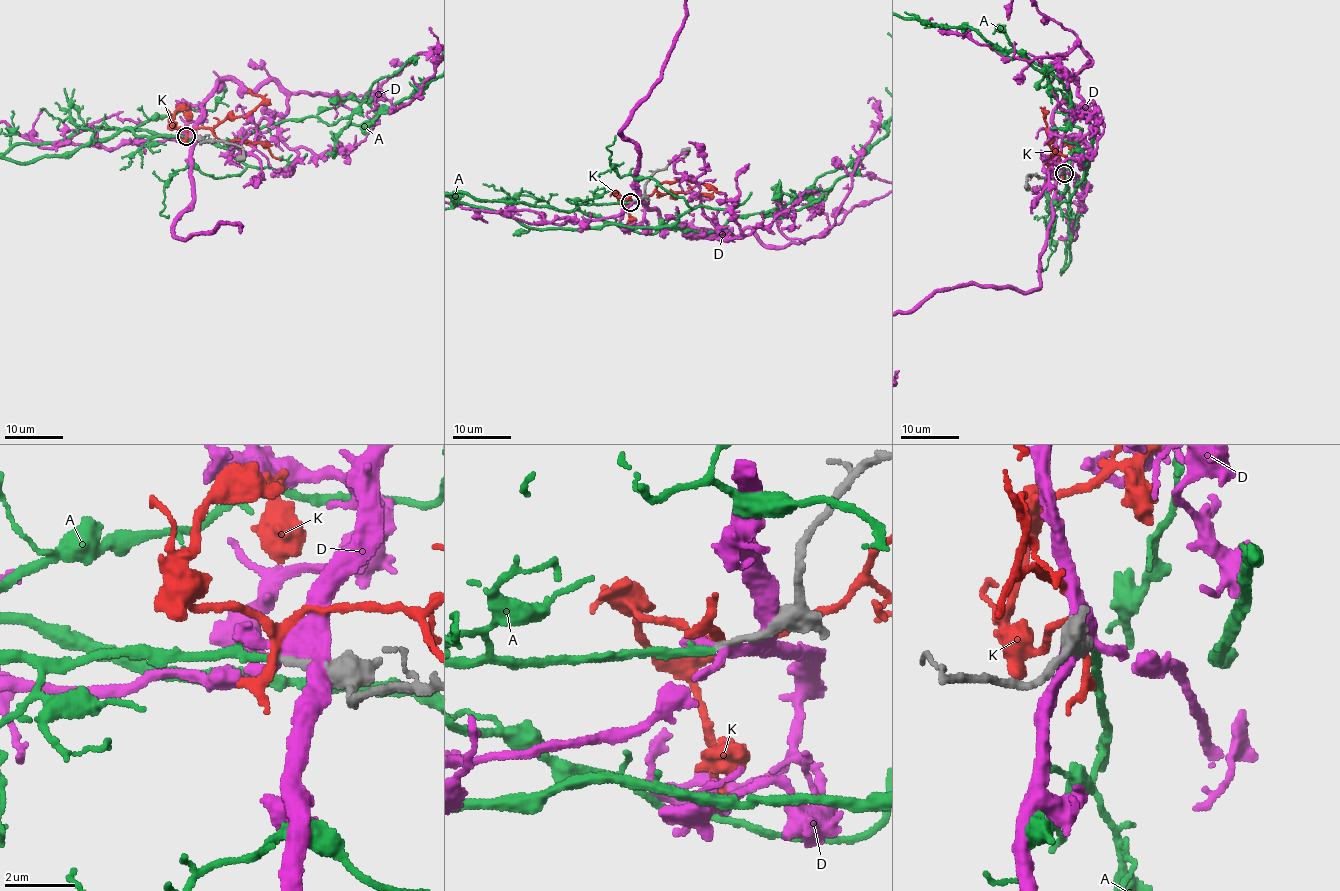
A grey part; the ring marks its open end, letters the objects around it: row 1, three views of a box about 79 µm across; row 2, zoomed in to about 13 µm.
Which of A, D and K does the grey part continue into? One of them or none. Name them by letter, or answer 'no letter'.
A

